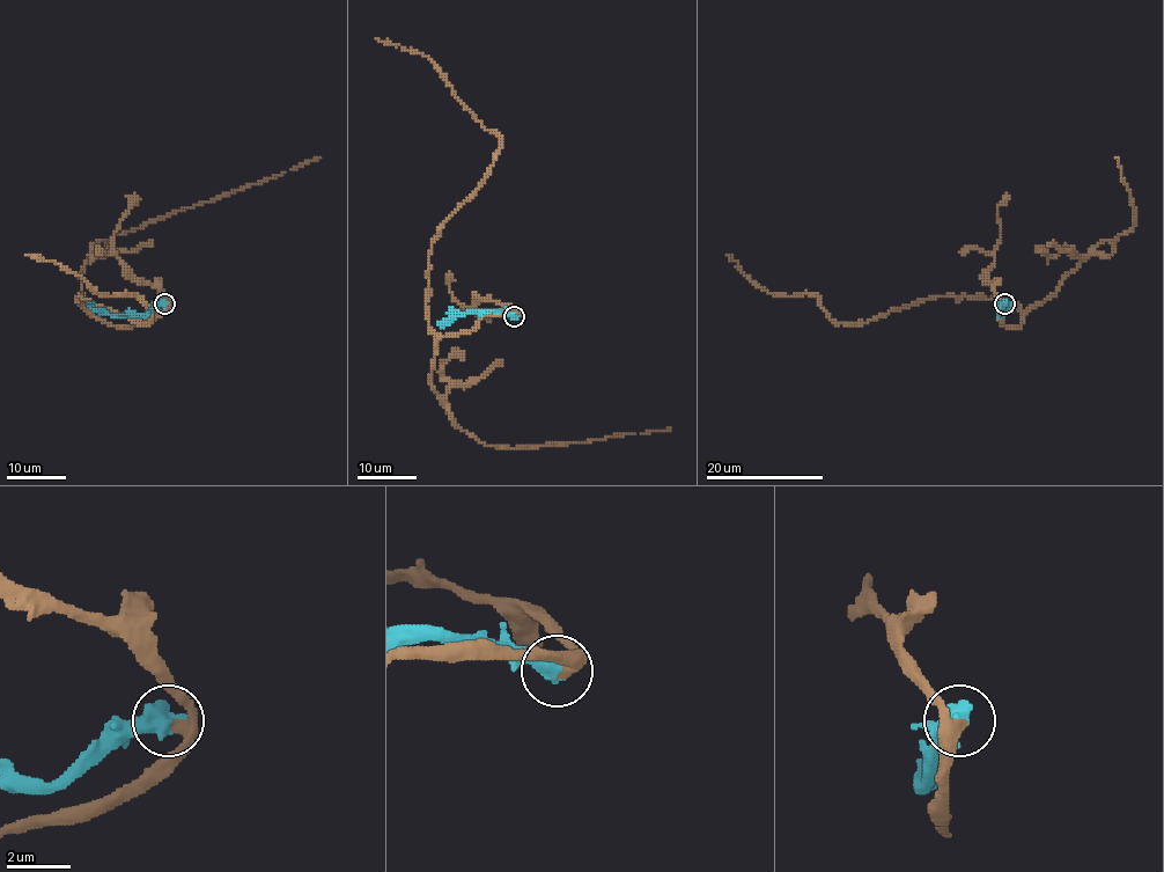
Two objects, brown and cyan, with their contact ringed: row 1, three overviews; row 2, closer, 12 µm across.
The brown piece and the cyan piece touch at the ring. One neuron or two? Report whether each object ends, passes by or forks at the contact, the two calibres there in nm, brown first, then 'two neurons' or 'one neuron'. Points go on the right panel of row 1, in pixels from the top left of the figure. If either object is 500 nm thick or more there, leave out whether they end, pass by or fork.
calibres 320 and 650 nm; one neuron

